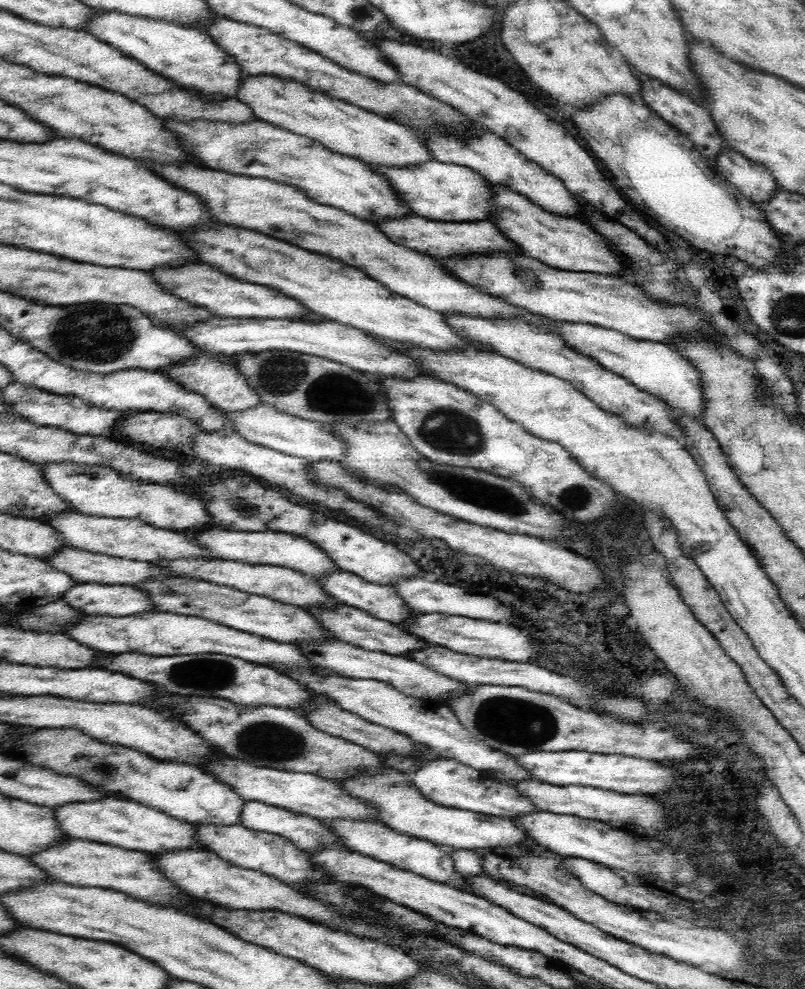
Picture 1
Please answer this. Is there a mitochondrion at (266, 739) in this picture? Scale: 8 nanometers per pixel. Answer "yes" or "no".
yes

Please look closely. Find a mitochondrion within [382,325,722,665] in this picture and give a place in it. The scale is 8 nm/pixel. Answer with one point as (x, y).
(496, 498)

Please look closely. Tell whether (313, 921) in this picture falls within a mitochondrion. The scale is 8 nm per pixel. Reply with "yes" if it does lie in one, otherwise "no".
no

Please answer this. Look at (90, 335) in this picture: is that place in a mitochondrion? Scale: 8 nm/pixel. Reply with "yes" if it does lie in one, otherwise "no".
yes

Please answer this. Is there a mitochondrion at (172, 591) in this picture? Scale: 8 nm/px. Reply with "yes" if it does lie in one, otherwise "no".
yes

